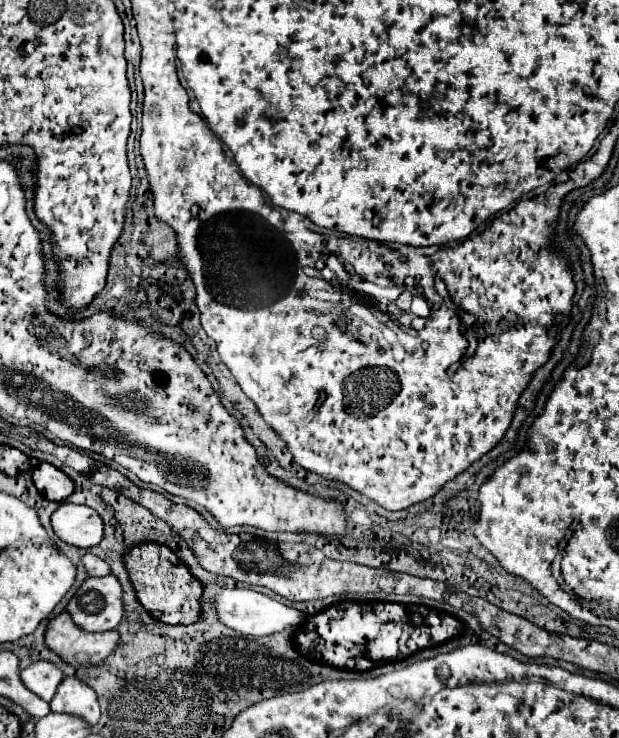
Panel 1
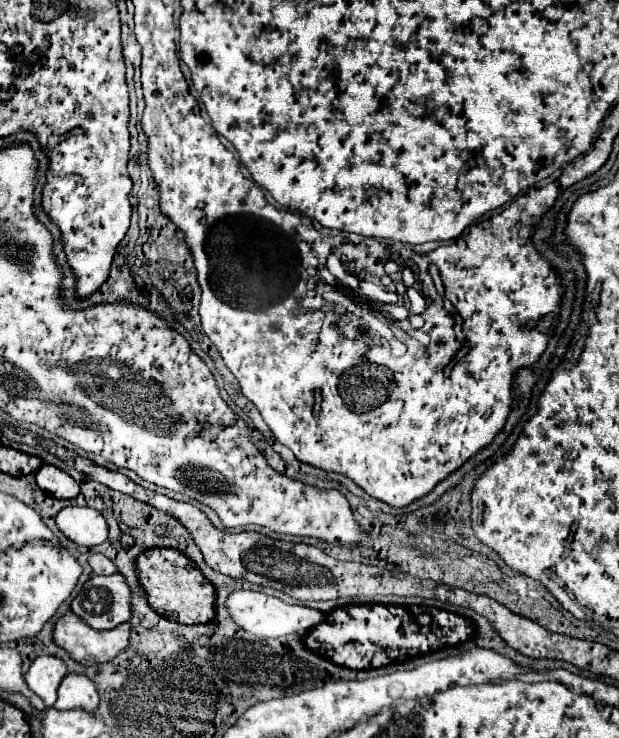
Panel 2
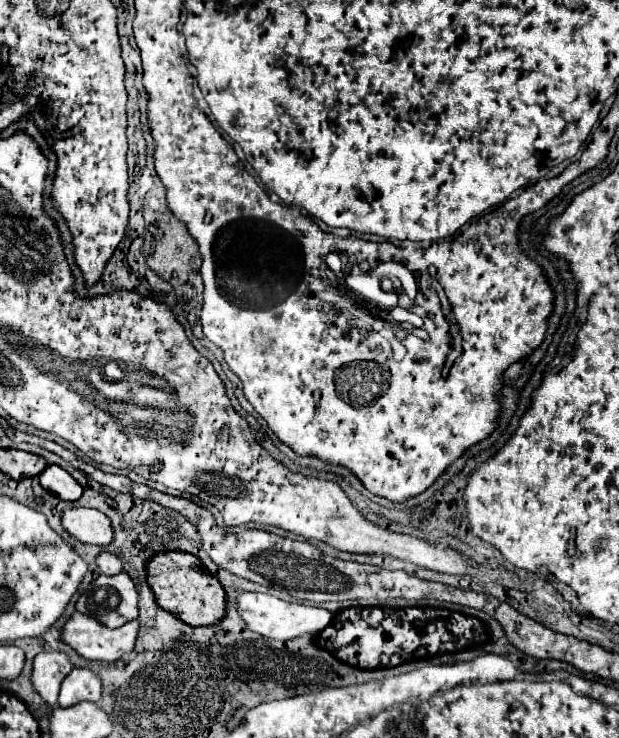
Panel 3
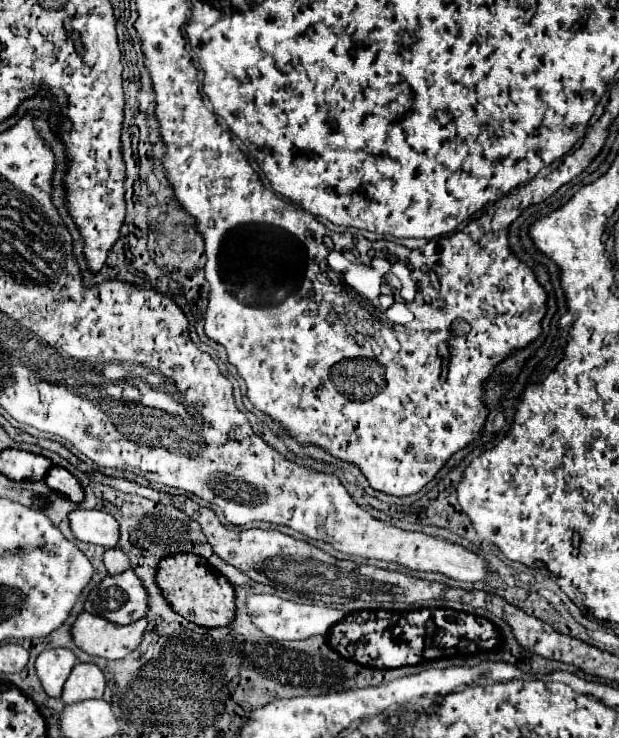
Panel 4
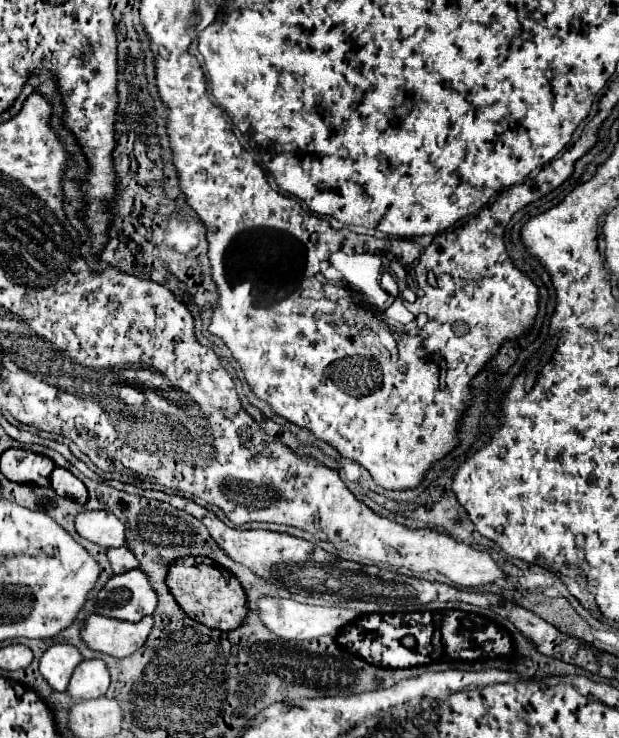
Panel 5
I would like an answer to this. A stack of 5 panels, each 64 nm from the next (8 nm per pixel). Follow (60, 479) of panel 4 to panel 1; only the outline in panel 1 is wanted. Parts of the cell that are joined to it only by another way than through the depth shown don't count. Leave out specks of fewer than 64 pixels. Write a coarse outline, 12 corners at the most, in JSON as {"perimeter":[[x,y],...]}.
{"perimeter":[[48,462],[32,470],[32,480],[48,500],[62,502],[74,482]]}

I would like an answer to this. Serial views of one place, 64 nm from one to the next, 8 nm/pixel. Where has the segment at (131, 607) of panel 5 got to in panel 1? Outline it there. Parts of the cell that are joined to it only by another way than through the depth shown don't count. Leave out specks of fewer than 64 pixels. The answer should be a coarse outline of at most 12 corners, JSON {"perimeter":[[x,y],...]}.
{"perimeter":[[114,574],[86,578],[66,608],[88,632],[124,620]]}

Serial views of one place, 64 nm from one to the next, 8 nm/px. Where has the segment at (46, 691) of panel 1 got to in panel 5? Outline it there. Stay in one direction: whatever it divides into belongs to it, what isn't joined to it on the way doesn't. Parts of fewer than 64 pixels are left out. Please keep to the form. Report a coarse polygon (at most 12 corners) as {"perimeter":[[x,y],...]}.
{"perimeter":[[70,644],[50,646],[40,660],[46,682],[64,692],[82,654]]}

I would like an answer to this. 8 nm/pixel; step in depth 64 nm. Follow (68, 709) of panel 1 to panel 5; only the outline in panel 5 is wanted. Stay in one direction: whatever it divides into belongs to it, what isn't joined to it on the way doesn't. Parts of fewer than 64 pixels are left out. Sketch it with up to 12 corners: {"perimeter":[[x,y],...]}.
{"perimeter":[[100,658],[80,662],[68,686],[72,698],[98,698],[110,686]]}

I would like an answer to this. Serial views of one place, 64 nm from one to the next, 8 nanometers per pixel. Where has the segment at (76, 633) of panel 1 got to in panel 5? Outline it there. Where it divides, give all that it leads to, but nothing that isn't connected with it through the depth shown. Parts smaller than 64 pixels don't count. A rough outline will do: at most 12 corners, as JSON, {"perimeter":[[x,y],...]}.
{"perimeter":[[92,614],[82,638],[92,650],[126,658],[144,646],[152,616],[140,622]]}

